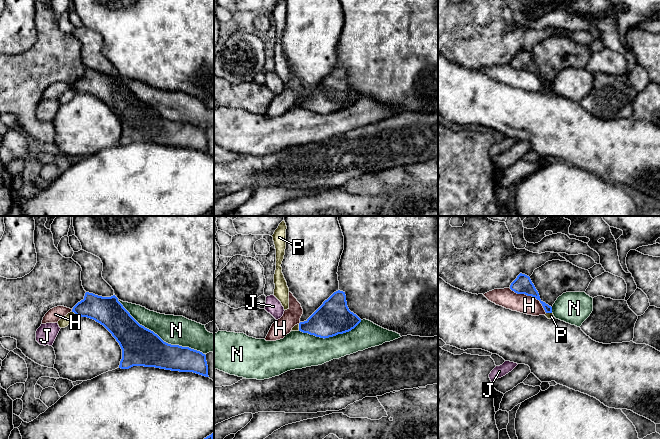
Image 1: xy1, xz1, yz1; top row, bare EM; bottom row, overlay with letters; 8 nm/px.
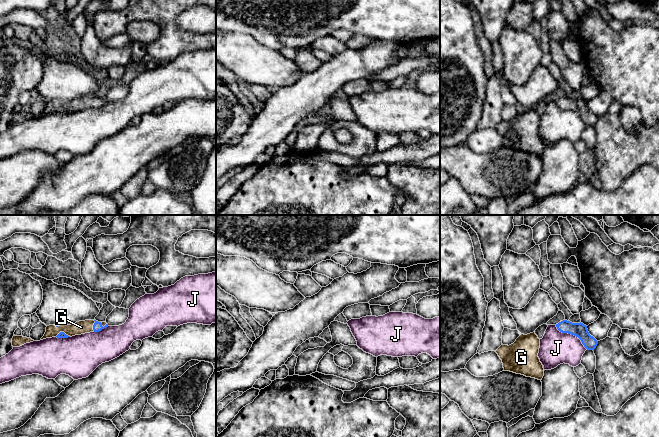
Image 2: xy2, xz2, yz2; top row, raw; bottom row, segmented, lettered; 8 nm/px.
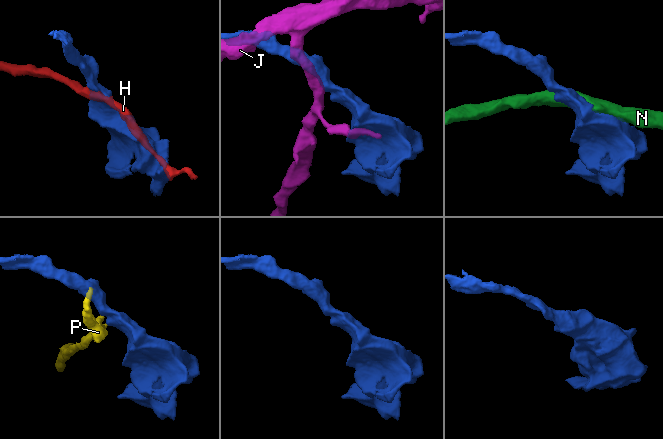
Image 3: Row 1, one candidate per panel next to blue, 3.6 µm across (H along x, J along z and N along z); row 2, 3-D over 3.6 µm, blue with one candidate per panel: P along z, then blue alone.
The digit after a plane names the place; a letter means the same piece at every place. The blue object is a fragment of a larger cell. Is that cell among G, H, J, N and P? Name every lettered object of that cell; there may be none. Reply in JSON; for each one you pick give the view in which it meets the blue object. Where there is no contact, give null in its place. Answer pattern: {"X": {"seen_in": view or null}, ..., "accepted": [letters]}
{"G": {"seen_in": "xy2"}, "accepted": ["G"]}

